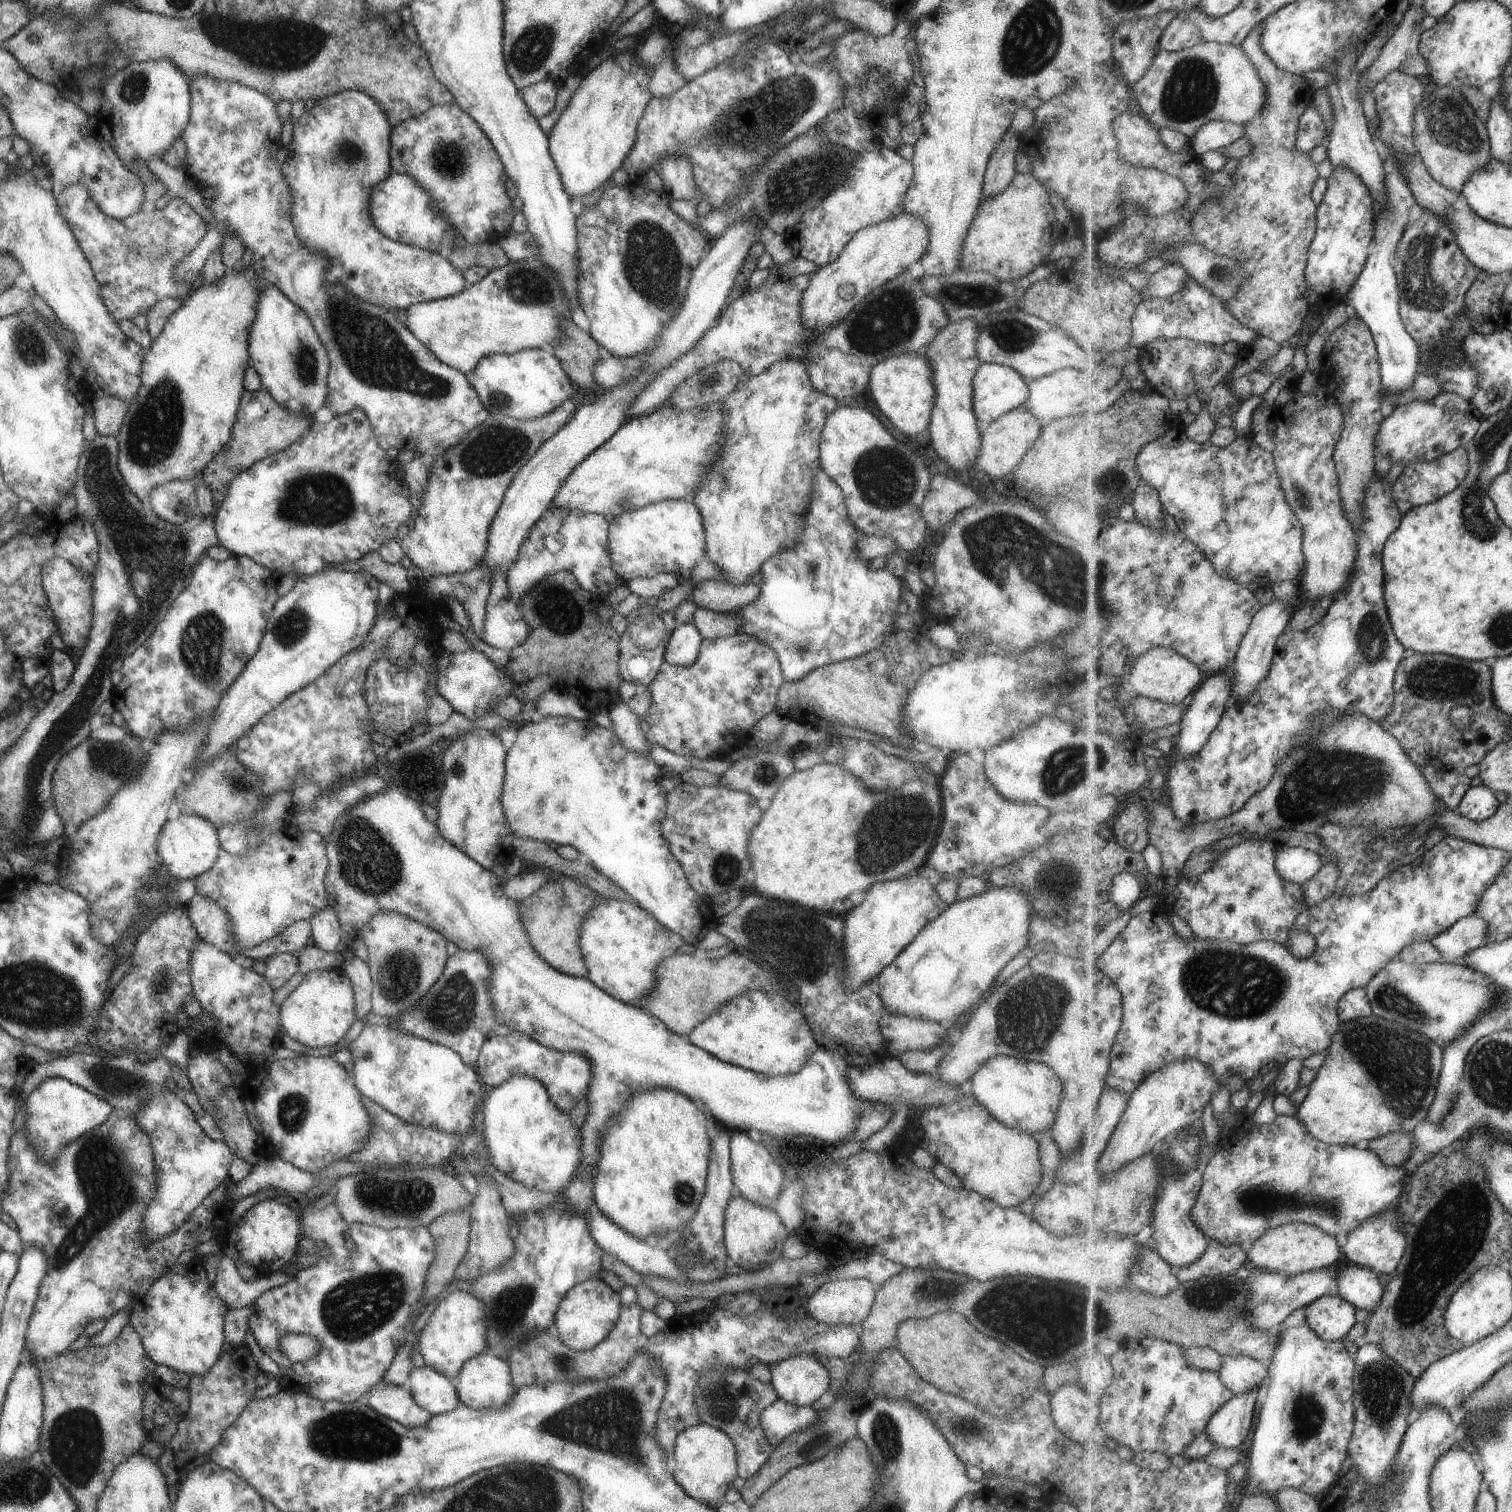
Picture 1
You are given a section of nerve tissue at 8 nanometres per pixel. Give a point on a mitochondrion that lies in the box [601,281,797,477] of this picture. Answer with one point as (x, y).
(707, 383)

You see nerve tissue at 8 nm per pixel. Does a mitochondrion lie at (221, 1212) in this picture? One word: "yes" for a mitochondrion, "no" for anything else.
no

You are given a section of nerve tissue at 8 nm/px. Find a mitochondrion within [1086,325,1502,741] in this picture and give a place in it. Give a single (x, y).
(1436, 680)

